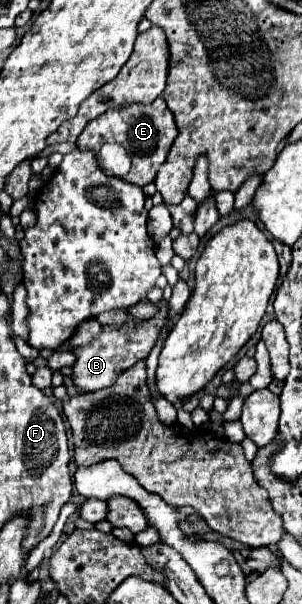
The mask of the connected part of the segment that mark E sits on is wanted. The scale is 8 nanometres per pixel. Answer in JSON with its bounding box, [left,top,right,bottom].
[76,97,178,187]

